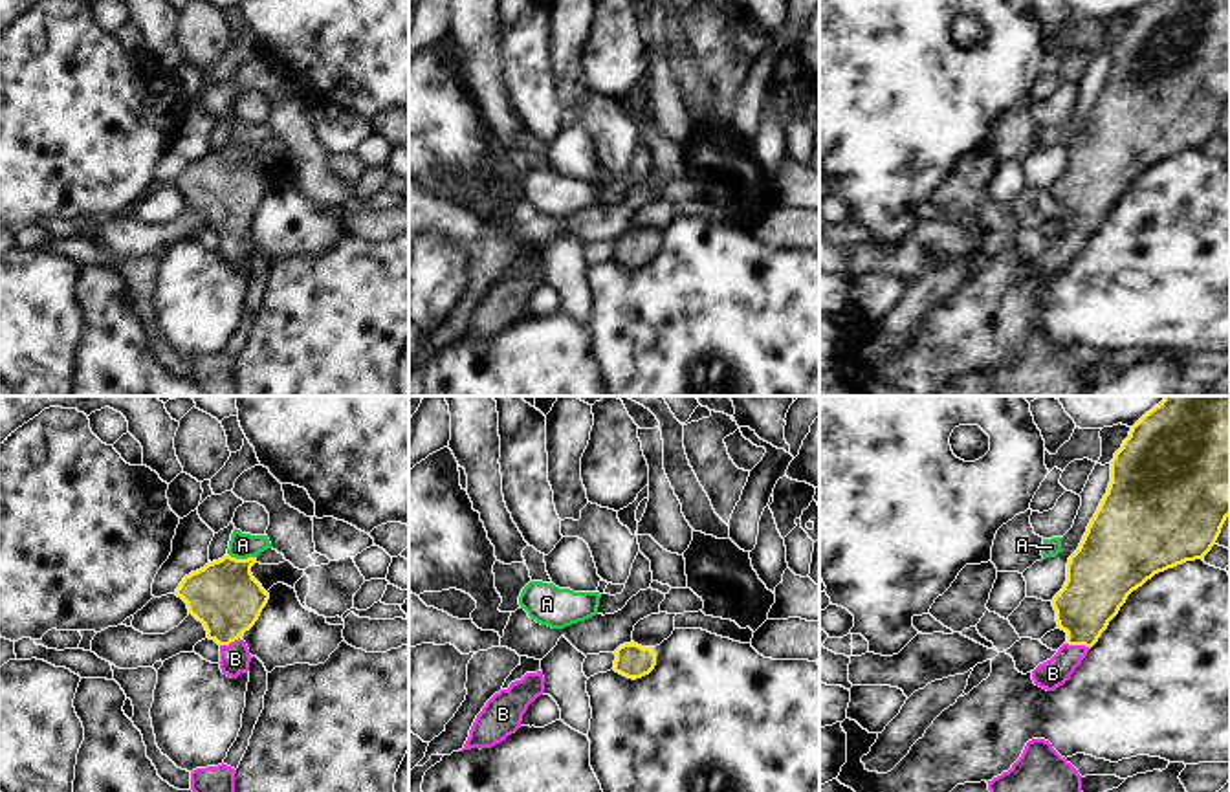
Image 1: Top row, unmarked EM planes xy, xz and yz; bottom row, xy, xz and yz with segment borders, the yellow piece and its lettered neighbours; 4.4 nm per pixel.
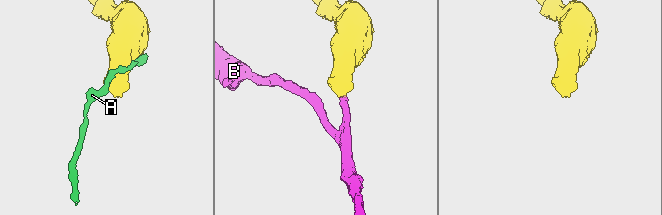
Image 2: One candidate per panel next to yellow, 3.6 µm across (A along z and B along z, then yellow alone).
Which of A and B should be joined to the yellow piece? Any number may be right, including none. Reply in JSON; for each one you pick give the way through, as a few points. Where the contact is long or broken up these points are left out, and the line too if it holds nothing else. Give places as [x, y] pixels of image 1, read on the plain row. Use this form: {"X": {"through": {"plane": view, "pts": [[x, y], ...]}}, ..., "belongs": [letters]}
{"B": {"through": {"plane": "yz", "pts": [[1095, 180], [1084, 197], [1078, 233], [1053, 263]]}}, "belongs": ["B"]}

